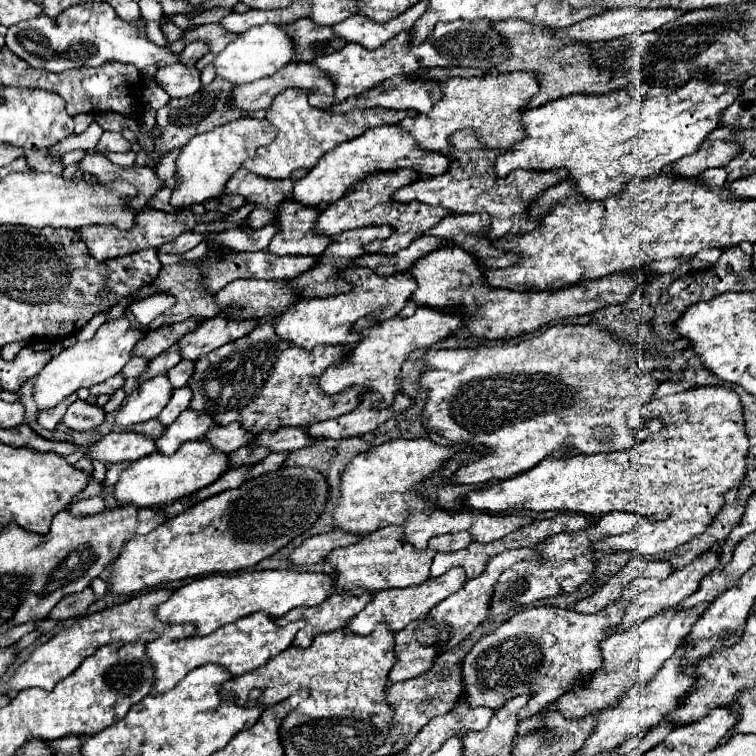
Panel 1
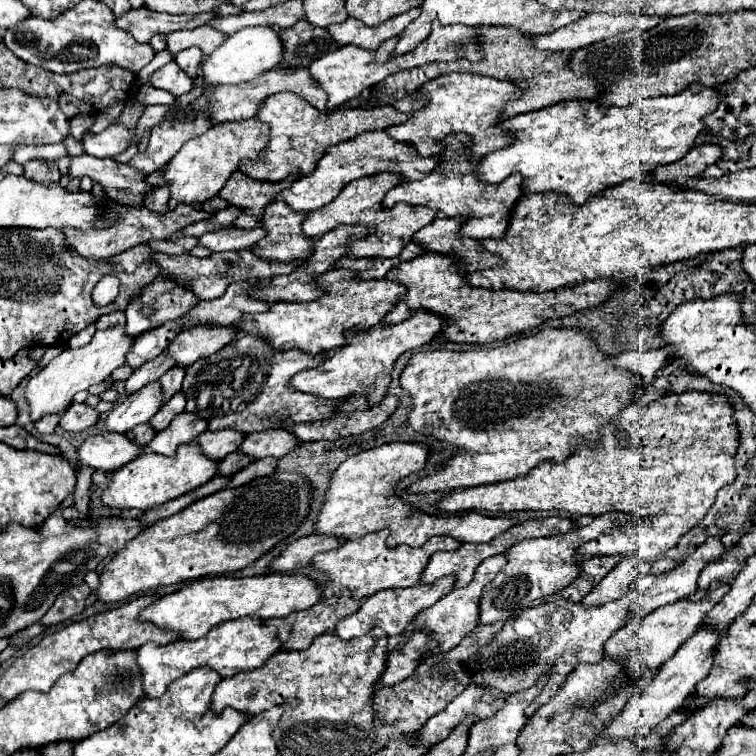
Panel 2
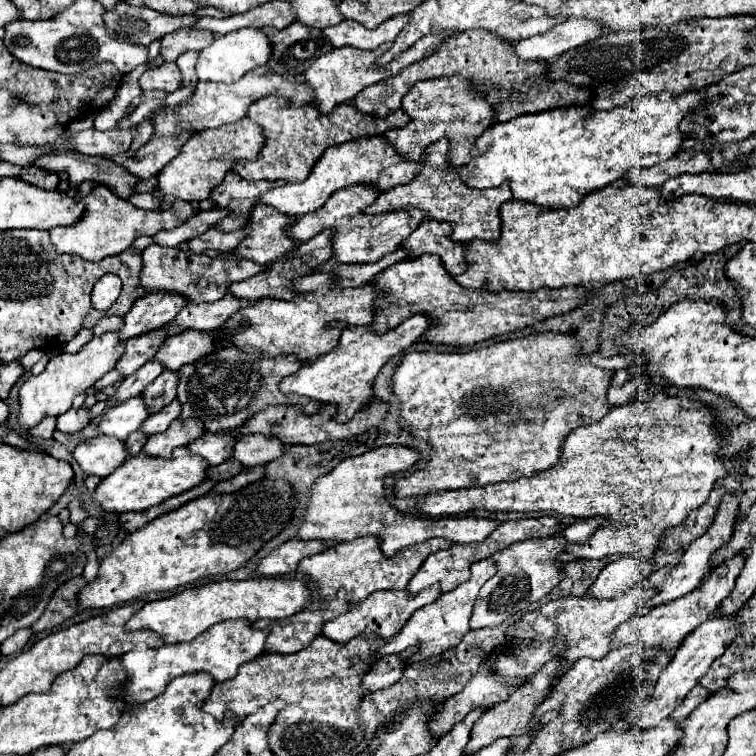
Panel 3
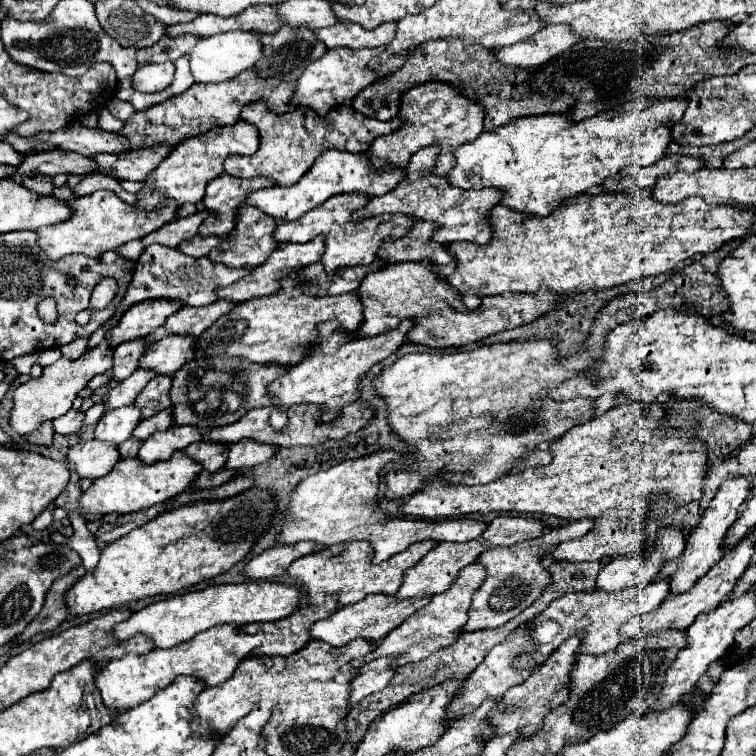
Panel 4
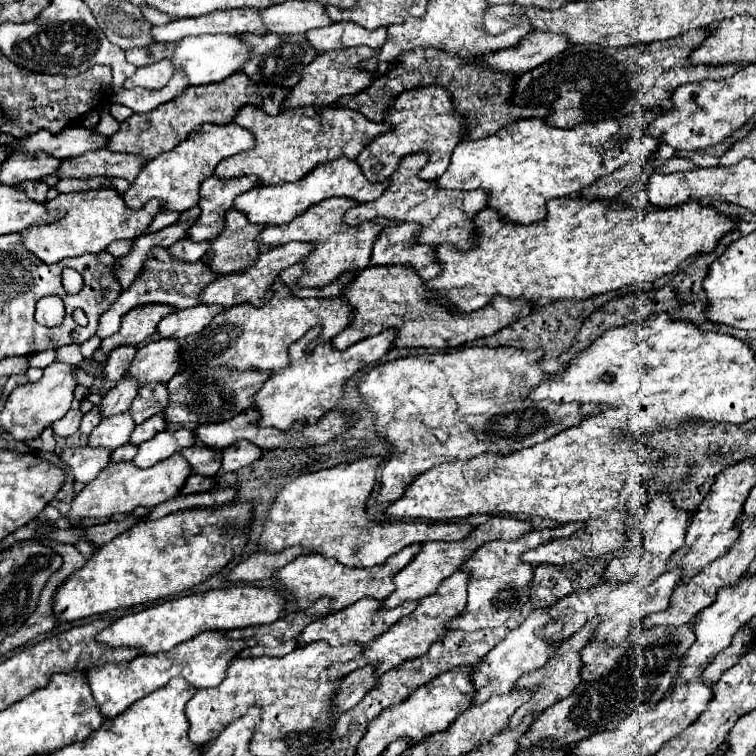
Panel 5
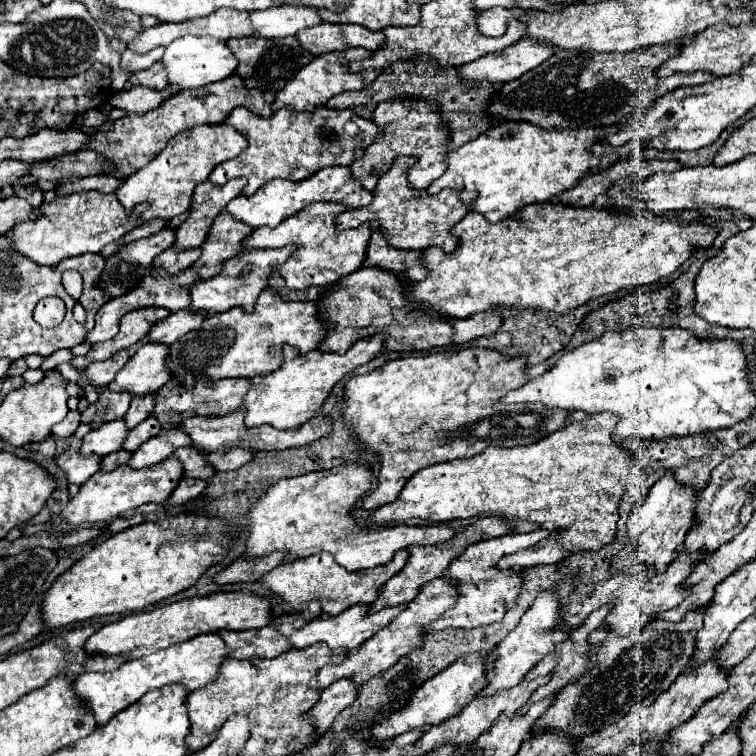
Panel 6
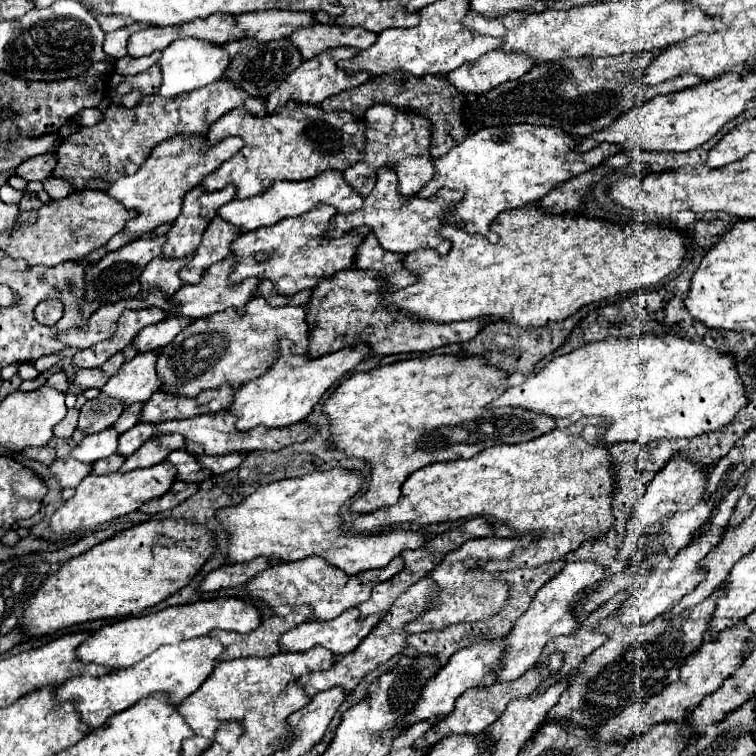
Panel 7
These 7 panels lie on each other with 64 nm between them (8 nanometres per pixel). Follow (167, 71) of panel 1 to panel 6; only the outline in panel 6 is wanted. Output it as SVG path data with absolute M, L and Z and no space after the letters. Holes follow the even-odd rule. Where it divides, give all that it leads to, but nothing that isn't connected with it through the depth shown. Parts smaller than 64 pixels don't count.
M156 62L152 68L148 70L140 70L140 72L132 72L126 88L130 86L148 86L152 90L164 90L168 84L168 76L166 76L166 68L162 62Z

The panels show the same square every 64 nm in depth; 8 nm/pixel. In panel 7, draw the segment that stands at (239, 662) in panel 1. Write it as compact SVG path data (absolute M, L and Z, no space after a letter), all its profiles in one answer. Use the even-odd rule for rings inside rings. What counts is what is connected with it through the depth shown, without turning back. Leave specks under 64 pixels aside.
M200 636L200 638L184 640L180 644L160 646L160 650L152 652L148 658L136 662L134 666L112 670L110 674L98 676L98 678L76 676L64 682L58 688L56 696L60 700L70 700L80 712L82 720L94 730L94 728L100 728L110 716L134 706L138 700L142 700L148 694L168 692L170 700L174 704L180 704L186 696L196 692L206 682L220 654L222 654L222 644L214 636Z

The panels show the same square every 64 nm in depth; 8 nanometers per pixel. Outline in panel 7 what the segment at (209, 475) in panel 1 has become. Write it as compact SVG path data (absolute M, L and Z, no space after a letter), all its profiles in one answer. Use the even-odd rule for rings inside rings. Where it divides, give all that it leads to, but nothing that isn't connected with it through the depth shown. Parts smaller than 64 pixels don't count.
M162 462L152 468L144 468L144 470L132 470L128 474L120 474L120 472L106 474L106 476L90 474L80 482L80 486L76 488L76 494L70 500L66 500L62 508L54 512L50 528L56 536L72 534L76 530L94 532L98 526L138 510L144 502L164 496L176 482L176 474L178 472L170 462Z

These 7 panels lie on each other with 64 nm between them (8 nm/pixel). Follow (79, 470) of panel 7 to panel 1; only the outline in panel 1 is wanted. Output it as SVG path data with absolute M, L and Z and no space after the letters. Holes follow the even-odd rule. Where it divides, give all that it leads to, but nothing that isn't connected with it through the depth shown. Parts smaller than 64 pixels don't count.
M132 430L126 432L112 432L104 436L100 442L96 442L86 456L100 460L104 464L116 464L122 460L134 462L148 454L156 452L156 440Z

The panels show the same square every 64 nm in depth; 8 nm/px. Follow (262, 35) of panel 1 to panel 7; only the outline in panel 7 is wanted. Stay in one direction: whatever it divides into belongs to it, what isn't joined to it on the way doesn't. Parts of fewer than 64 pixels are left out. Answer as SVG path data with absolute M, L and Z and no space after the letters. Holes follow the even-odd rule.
M180 38L162 50L162 58L158 64L162 68L162 86L160 86L158 94L160 96L178 96L178 94L192 92L196 88L202 88L202 86L208 86L208 84L220 80L230 64L230 56L224 46L208 44L206 40Z

